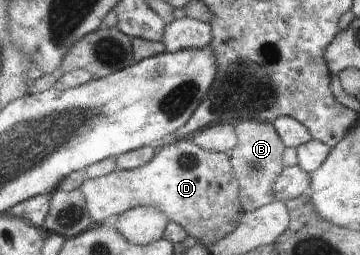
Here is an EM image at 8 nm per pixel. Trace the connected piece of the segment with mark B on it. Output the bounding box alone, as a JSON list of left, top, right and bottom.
[230,120,287,212]

